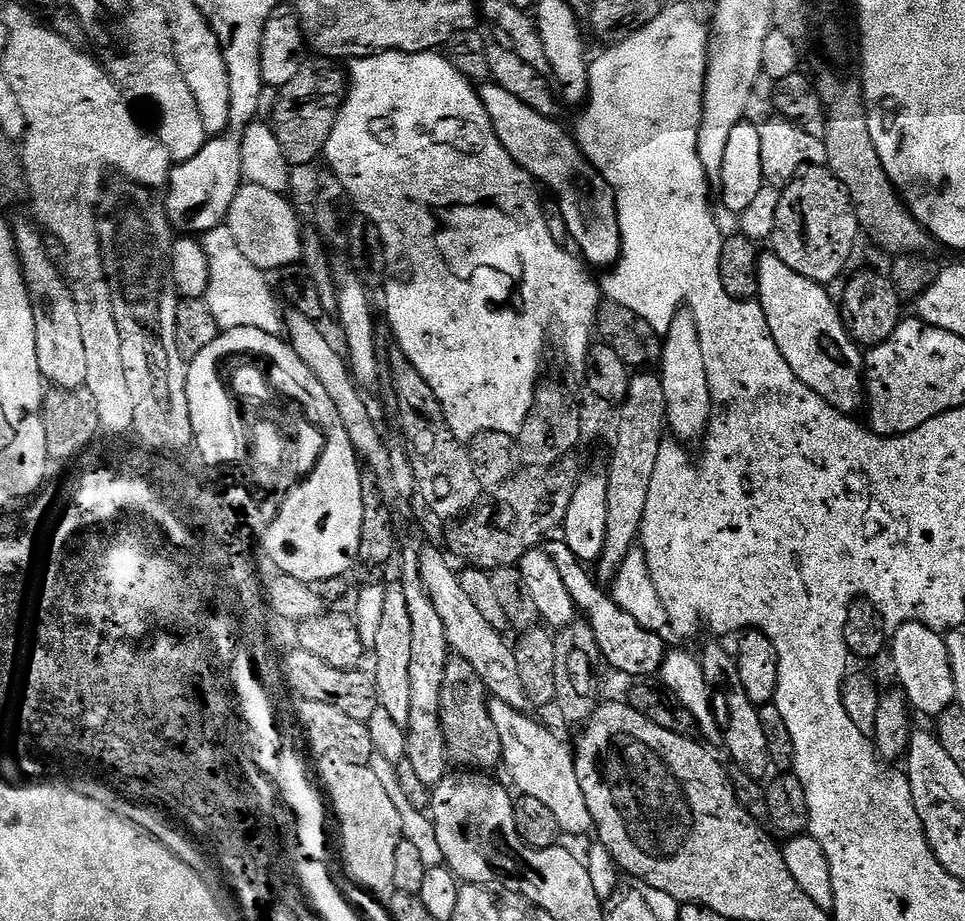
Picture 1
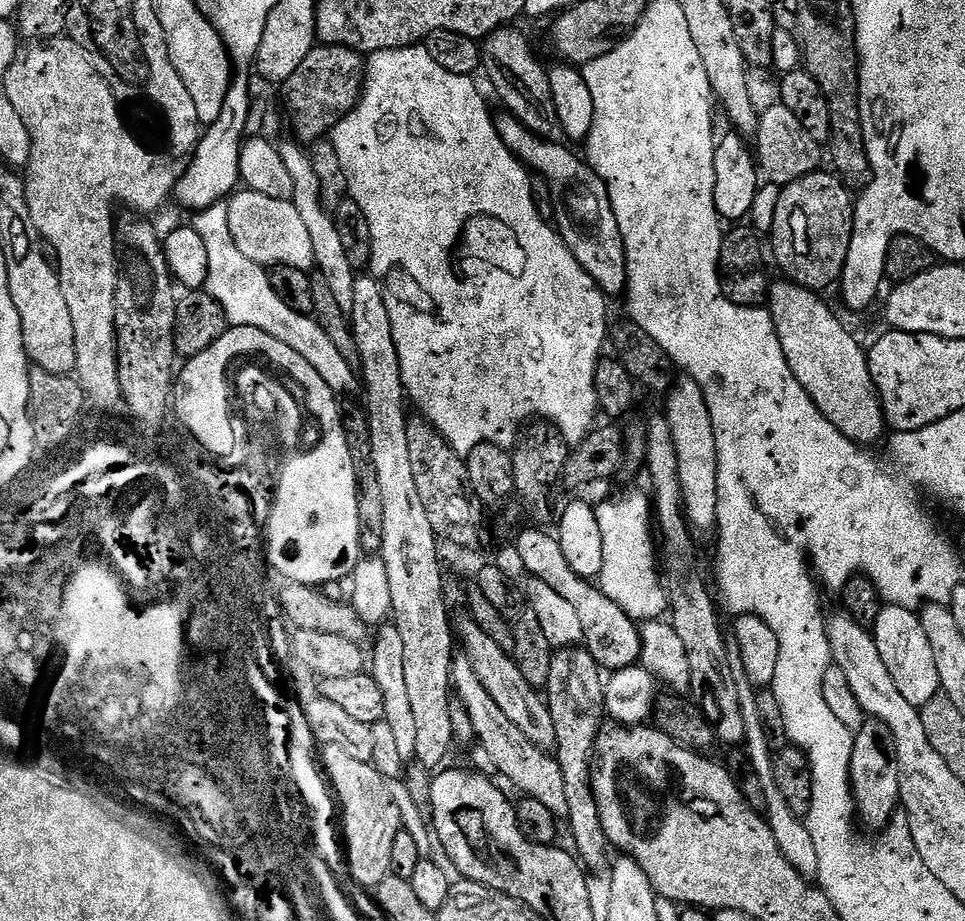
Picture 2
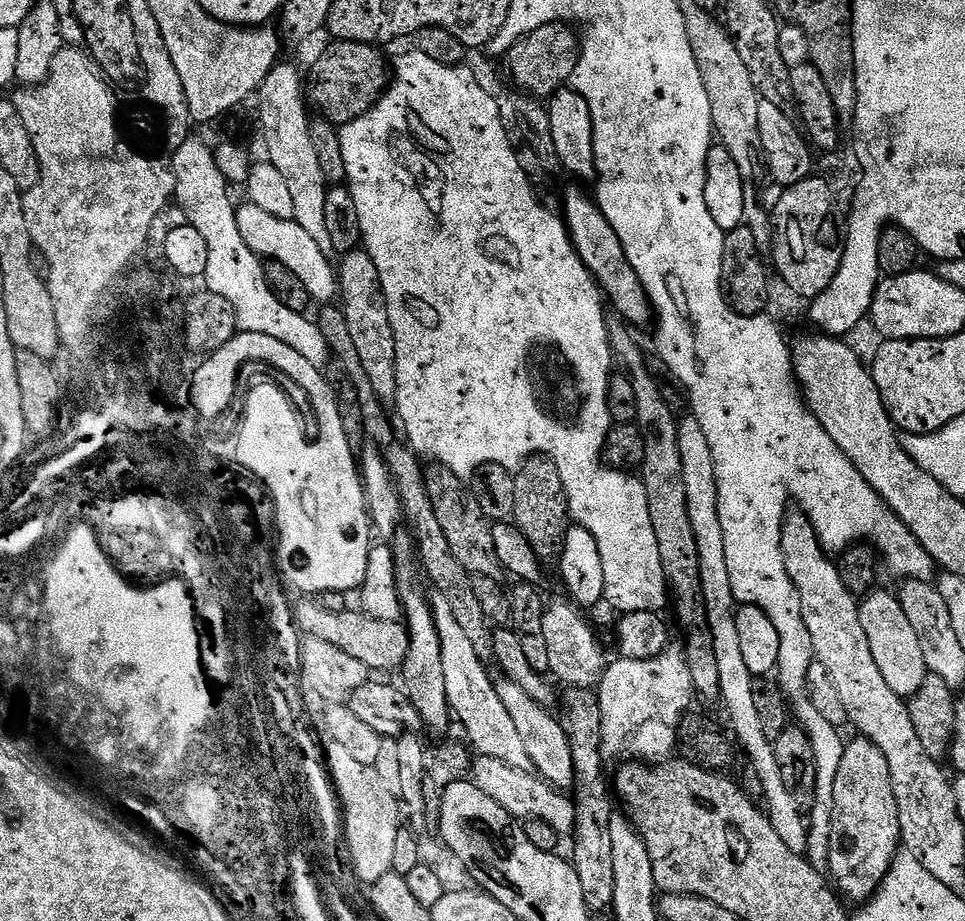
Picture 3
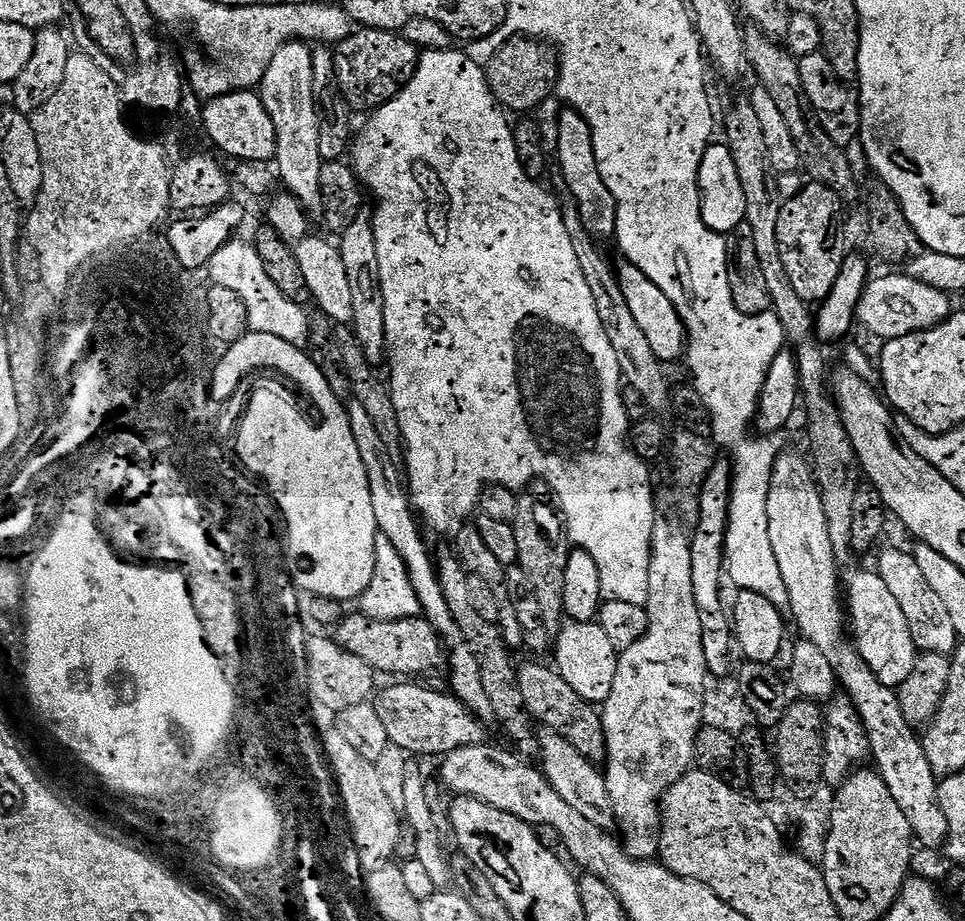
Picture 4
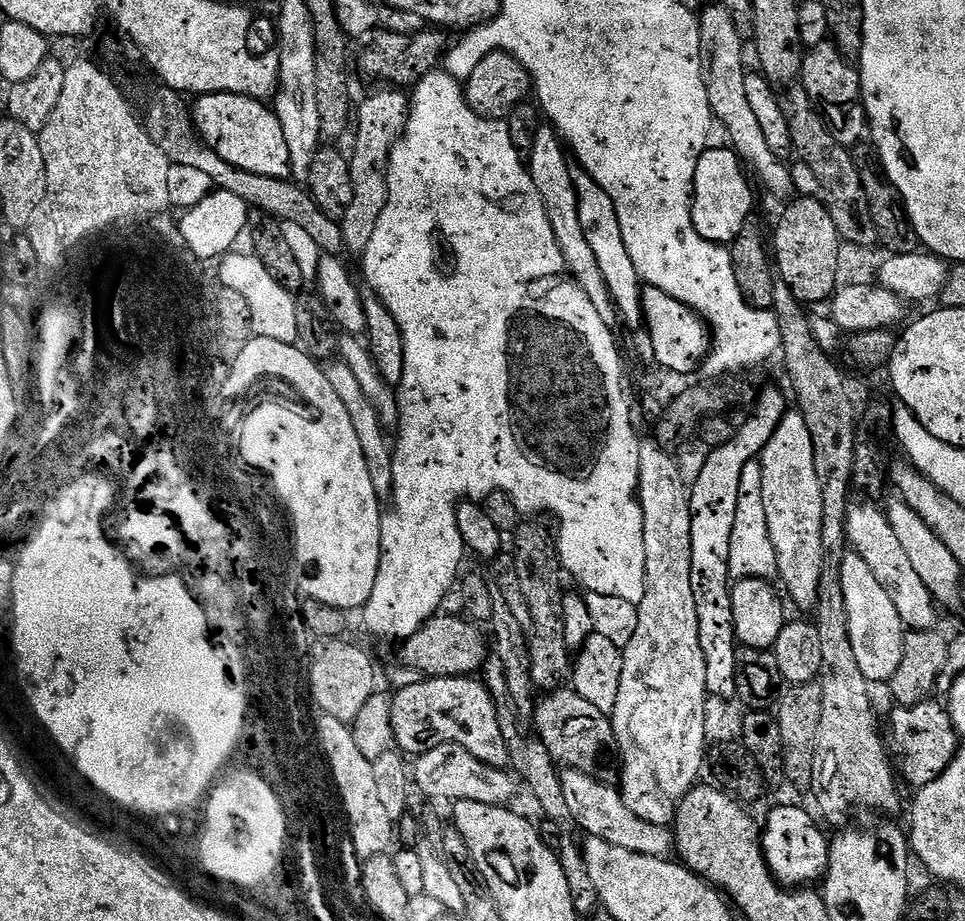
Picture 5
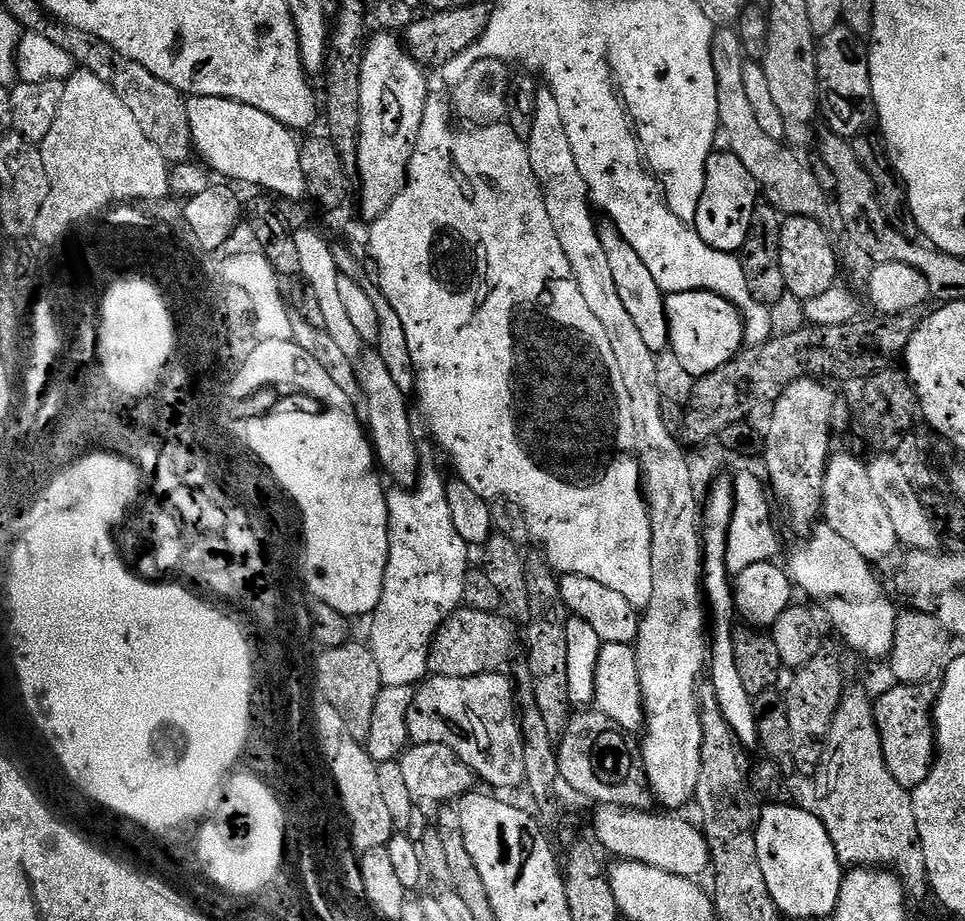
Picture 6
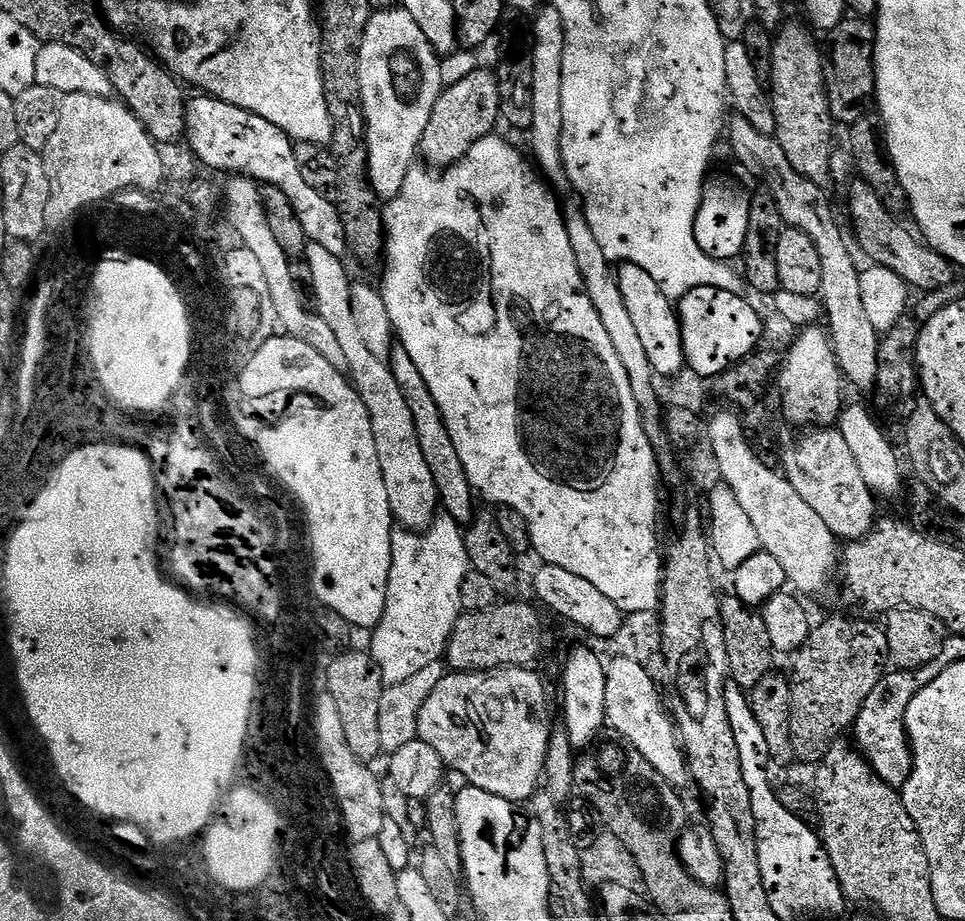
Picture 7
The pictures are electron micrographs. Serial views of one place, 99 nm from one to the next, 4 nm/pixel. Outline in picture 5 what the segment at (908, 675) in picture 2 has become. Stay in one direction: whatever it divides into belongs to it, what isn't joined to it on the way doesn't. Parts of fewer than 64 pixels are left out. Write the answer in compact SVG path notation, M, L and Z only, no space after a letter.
M855 550L845 555L840 567L840 577L842 578L842 594L846 594L846 618L850 622L850 646L854 646L858 666L870 682L891 681L898 666L902 666L906 635L902 618L898 618L898 610L894 607L894 602L890 602L890 594L882 590L882 585L879 584L878 578L874 578L870 566L862 562L862 558Z

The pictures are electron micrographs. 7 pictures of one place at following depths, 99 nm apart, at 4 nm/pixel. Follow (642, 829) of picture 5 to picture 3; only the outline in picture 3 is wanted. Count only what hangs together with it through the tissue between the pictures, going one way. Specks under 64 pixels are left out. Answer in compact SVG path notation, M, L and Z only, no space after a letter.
M500 678L495 681L498 690L498 698L502 698L502 706L506 706L506 711L510 713L510 718L514 722L514 726L518 726L518 734L522 734L522 742L526 746L526 754L530 754L532 759L532 768L539 775L543 776L553 788L568 790L576 783L576 771L574 770L574 754L570 750L570 742L568 735L564 729L563 723L559 719L556 720L551 716L549 709L543 704L539 704L530 698L530 694L526 694L526 690L522 690L520 684L515 684L513 680Z

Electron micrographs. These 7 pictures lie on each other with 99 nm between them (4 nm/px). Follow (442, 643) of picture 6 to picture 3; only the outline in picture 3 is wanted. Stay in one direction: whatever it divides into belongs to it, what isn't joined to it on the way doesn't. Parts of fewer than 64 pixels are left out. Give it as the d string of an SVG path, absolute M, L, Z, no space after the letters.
M308 598L305 604L296 604L294 619L299 631L304 636L322 638L322 642L330 642L330 646L338 646L338 650L346 650L346 654L358 658L370 670L376 668L380 672L388 672L391 668L403 669L408 651L412 645L412 637L408 634L407 623L395 620L394 622L382 622L382 618L369 616L363 610L347 610L337 612L326 610L315 599Z

